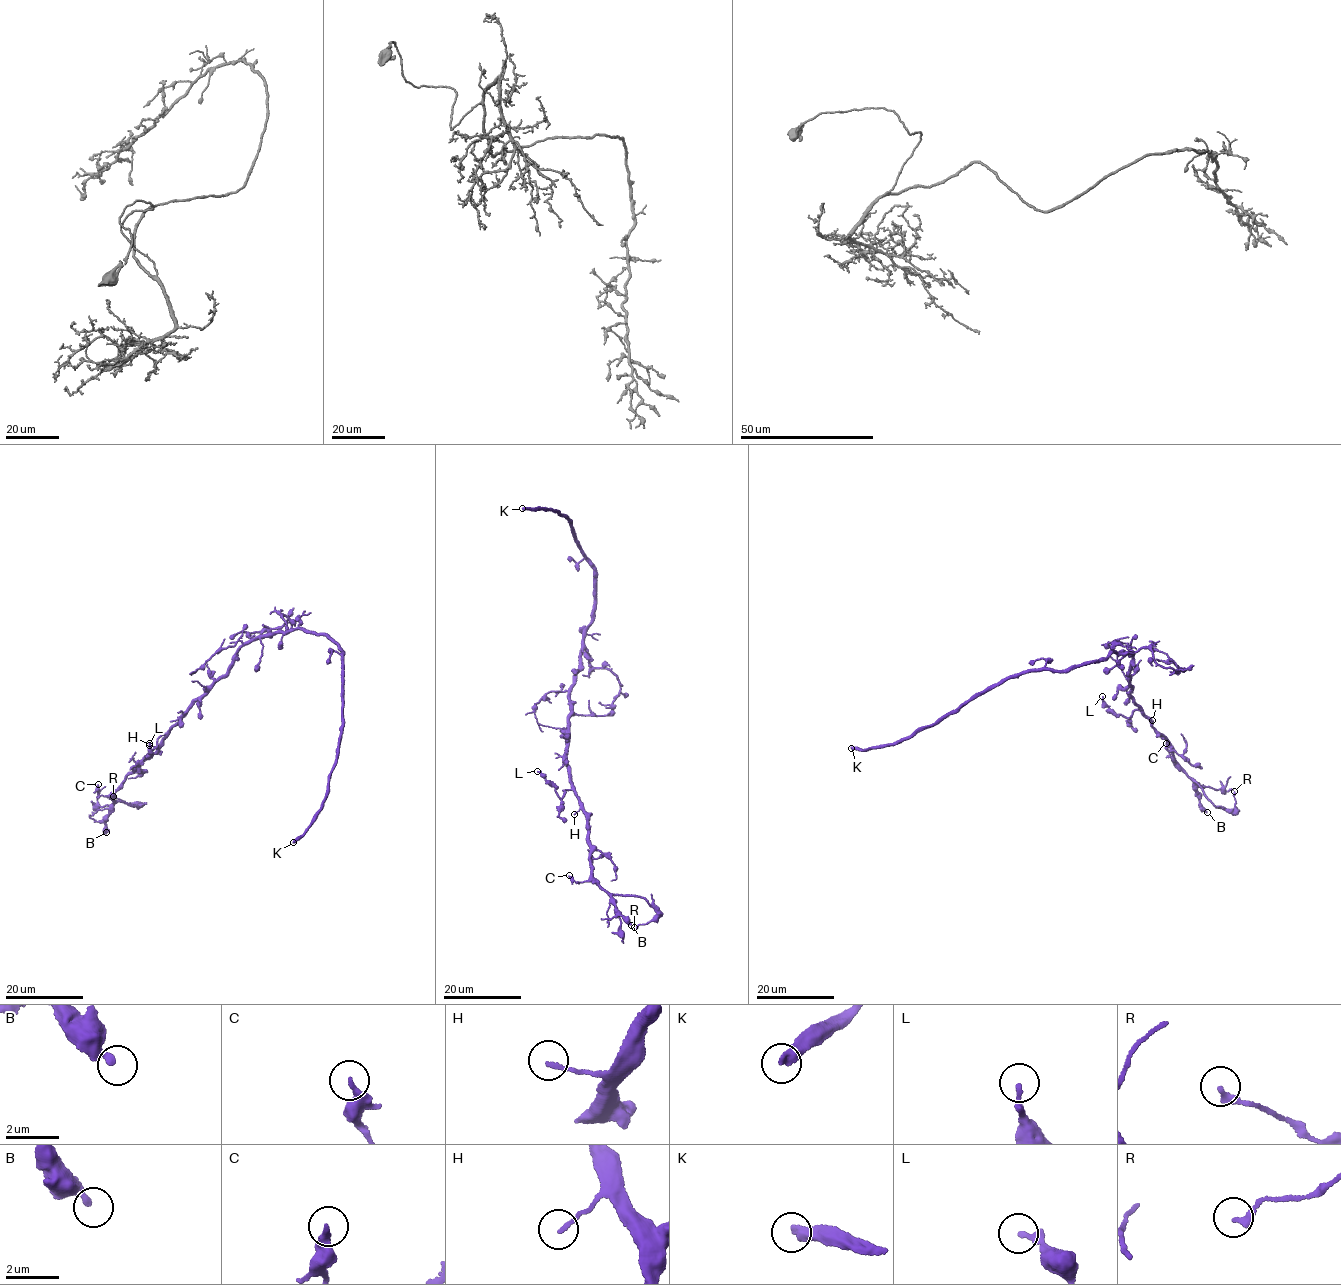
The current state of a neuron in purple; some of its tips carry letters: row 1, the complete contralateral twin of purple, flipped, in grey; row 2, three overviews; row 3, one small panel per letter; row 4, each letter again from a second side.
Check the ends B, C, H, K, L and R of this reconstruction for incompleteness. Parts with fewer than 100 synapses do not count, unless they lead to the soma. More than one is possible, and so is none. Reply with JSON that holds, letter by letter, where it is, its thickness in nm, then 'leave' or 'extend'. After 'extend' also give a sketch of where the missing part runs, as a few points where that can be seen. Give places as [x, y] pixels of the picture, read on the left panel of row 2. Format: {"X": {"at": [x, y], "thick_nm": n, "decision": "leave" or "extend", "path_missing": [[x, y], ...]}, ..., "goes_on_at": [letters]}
{"B": {"at": [106, 832], "thick_nm": 300, "decision": "leave"}, "C": {"at": [98, 784], "thick_nm": 220, "decision": "leave"}, "H": {"at": [149, 745], "thick_nm": 130, "decision": "leave"}, "K": {"at": [293, 842], "thick_nm": 360, "decision": "extend", "path_missing": [[293, 842], [160, 891], [146, 937], [163, 984], [175, 956], [147, 951], [139, 982]]}, "L": {"at": [149, 743], "thick_nm": 190, "decision": "leave"}, "R": {"at": [113, 796], "thick_nm": 240, "decision": "leave"}, "goes_on_at": ["K"]}

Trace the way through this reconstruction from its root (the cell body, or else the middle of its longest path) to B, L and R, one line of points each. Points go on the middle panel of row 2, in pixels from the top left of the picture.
B: (575, 675), (566, 756), (571, 784), (589, 819), (589, 859), (594, 877), (631, 925)
L: (575, 675), (566, 756), (571, 789), (563, 790), (561, 798), (537, 771)
R: (575, 675), (566, 756), (589, 819), (589, 859), (598, 885), (654, 909), (634, 927)

